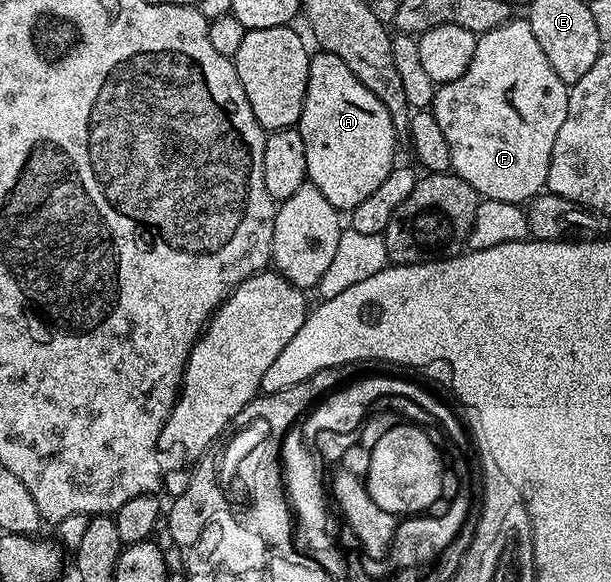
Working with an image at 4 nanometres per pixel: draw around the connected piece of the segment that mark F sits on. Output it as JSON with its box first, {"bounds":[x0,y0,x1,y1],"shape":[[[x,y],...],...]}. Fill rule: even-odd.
{"bounds":[432,18,569,205],"shape":[[[511,18],[510,22],[478,36],[476,53],[472,53],[472,61],[468,65],[468,69],[464,69],[464,73],[460,77],[456,77],[456,81],[441,84],[434,92],[432,110],[436,122],[440,124],[440,129],[444,133],[444,138],[448,140],[450,166],[453,174],[459,175],[464,181],[468,181],[468,185],[472,185],[472,189],[476,189],[482,199],[508,201],[519,205],[533,199],[546,187],[552,145],[556,145],[556,133],[560,133],[560,125],[564,125],[564,117],[568,117],[569,96],[568,84],[560,81],[560,77],[556,77],[556,73],[552,73],[552,65],[548,65],[548,57],[544,57],[544,49],[540,49],[540,41],[536,41],[530,24],[525,18]]]}

